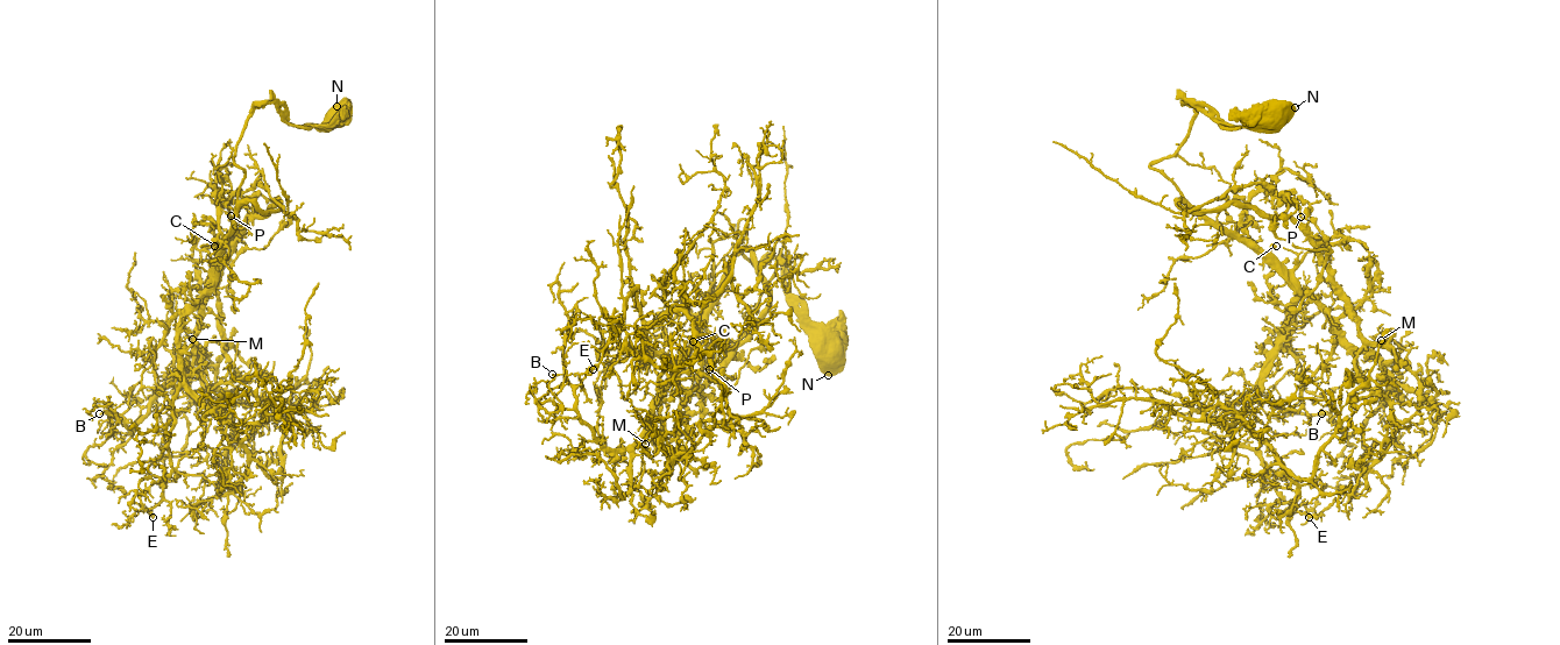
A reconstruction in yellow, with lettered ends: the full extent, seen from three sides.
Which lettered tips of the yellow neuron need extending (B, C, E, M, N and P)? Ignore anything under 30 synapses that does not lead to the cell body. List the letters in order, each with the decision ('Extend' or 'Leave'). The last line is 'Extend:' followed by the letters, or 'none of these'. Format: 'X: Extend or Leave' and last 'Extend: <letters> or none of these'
B: Leave
C: Leave
E: Leave
M: Extend
N: Leave
P: Leave
Extend: M

